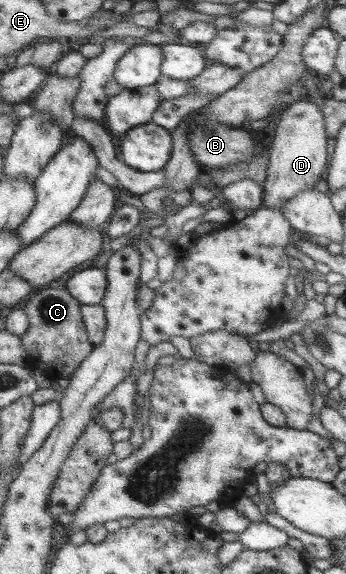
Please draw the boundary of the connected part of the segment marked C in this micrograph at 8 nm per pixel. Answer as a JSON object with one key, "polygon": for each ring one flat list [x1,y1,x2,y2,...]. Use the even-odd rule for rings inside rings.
{"polygon":[[40,288,27,298,25,315,29,316,29,327,20,337,23,347,28,353,27,368,42,371,49,379,71,379,75,370,83,363,83,360,91,355,94,345,88,340,88,333,82,320,82,304,65,289]]}

